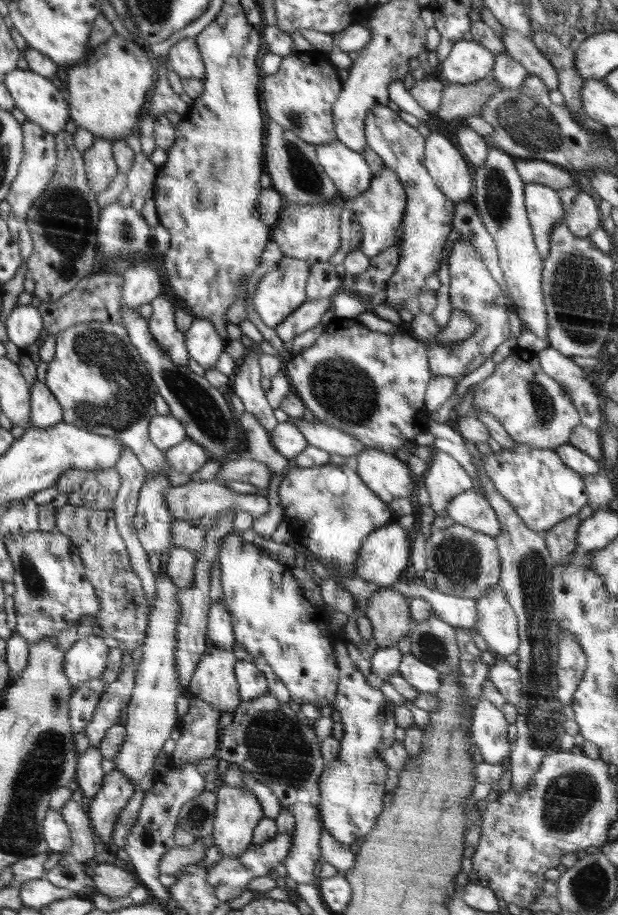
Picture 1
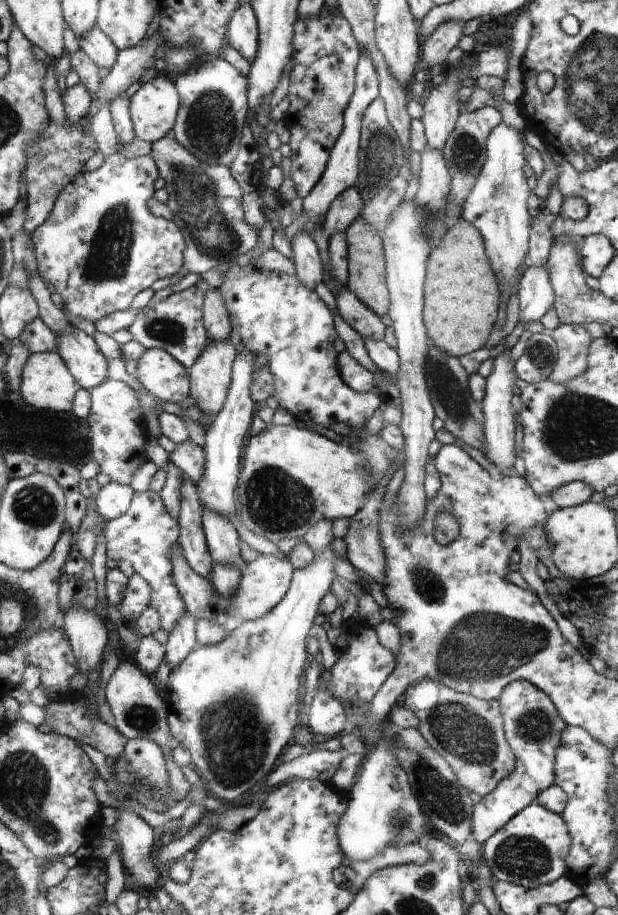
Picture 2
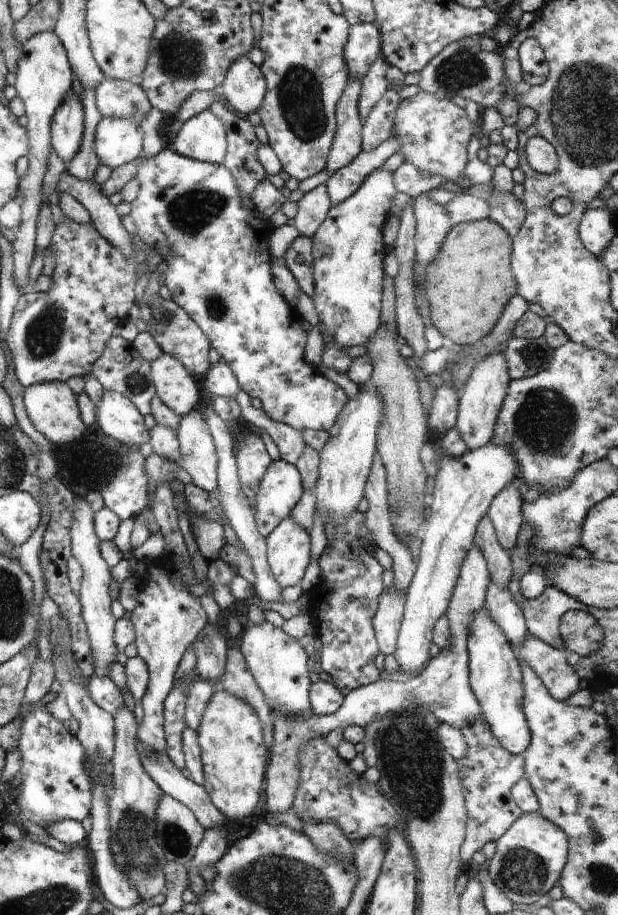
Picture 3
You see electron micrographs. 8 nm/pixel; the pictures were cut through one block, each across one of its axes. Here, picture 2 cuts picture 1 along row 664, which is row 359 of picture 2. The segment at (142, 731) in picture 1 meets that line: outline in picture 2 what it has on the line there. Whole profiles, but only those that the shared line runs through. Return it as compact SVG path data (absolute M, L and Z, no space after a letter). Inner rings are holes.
M159 348L145 350L134 377L157 399L180 404L190 390L188 369Z

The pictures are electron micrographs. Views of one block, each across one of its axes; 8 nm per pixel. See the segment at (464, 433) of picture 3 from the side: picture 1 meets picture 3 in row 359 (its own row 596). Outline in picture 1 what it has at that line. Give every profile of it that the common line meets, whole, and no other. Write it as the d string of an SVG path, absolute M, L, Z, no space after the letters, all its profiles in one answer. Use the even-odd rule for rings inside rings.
M497 585L477 600L477 618L474 629L484 637L488 650L501 658L516 654L520 638L518 620L506 601L502 588Z

